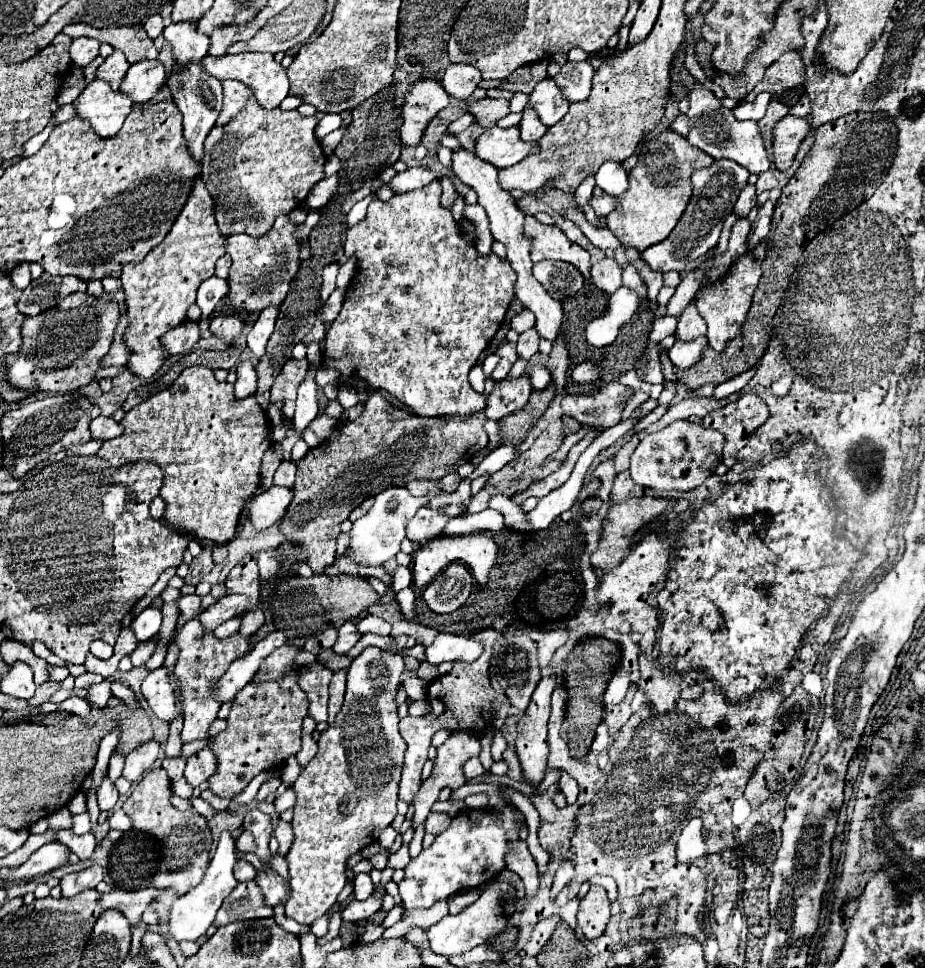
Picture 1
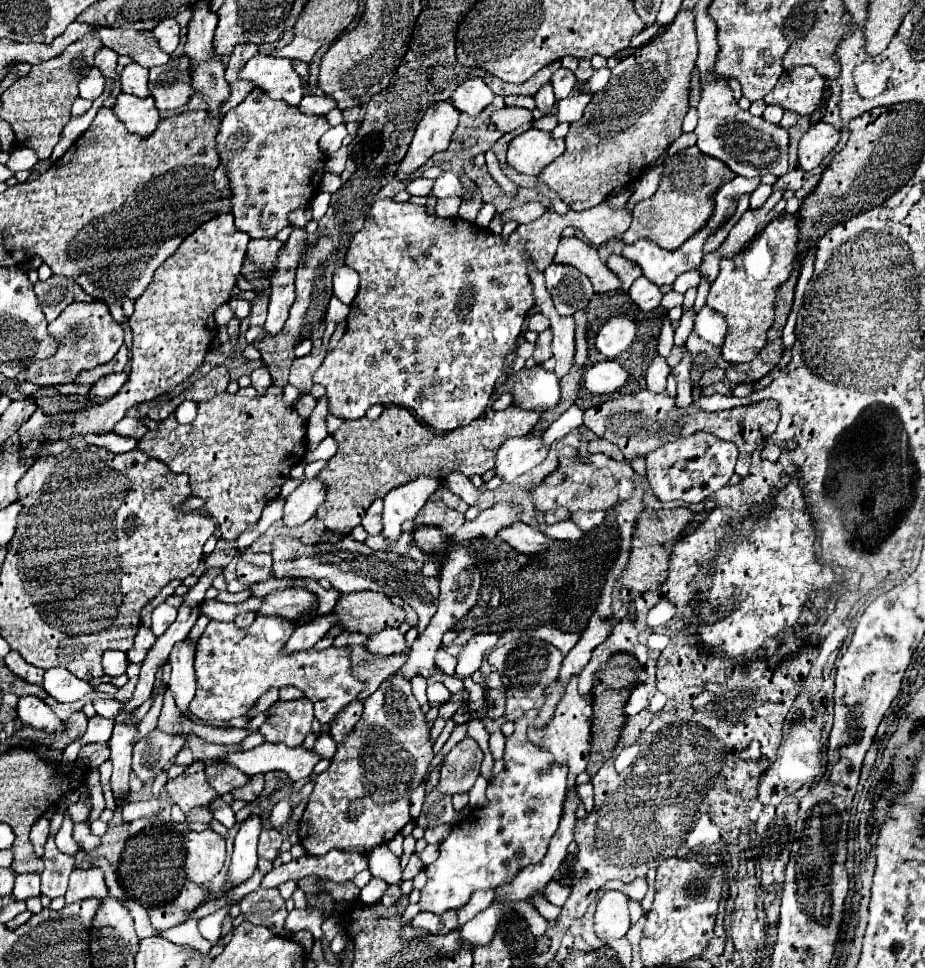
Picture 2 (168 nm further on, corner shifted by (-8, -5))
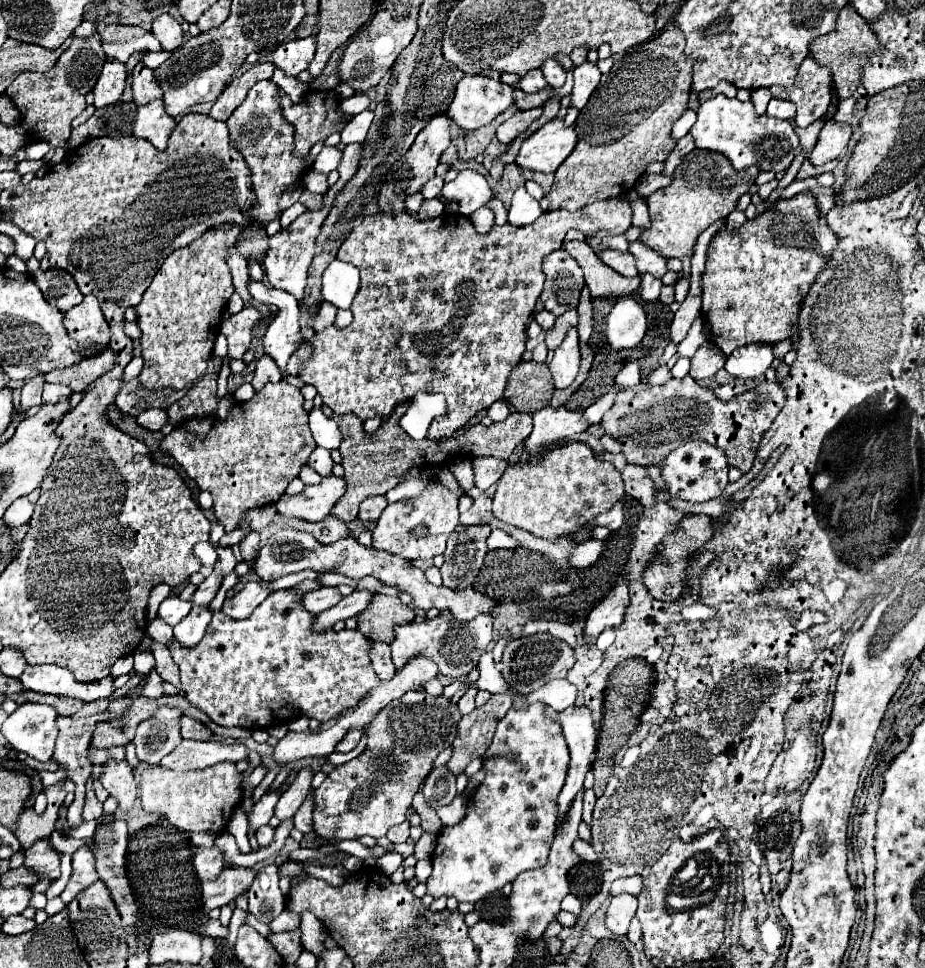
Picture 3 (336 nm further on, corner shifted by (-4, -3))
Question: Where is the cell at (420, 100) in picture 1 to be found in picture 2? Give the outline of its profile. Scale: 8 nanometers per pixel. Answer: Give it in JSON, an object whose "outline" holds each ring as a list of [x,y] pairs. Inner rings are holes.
{"outline":[[[448,101],[434,103],[426,111],[424,121],[420,121],[416,127],[410,149],[398,167],[396,177],[400,181],[408,181],[414,171],[422,167],[434,153],[442,153],[448,149],[452,133],[458,125],[458,117],[460,111],[456,111],[456,107],[452,107],[452,103]]]}

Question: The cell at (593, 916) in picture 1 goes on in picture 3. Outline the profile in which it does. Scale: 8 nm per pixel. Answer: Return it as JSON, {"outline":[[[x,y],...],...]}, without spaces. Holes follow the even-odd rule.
{"outline":[[[628,893],[614,895],[608,903],[608,909],[604,915],[604,925],[616,935],[626,935],[634,913],[636,913],[636,897],[628,895]]]}

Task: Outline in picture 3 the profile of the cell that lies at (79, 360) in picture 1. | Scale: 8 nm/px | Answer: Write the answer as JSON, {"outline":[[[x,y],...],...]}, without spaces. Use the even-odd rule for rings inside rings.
{"outline":[[[88,295],[84,301],[70,311],[64,313],[64,325],[68,329],[68,335],[74,337],[74,341],[82,347],[96,345],[110,345],[110,327],[100,311],[100,305],[96,297]]]}

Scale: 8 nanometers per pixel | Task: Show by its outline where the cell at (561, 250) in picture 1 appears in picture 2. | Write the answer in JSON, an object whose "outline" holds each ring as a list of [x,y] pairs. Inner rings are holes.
{"outline":[[[562,237],[554,261],[572,263],[576,269],[588,275],[596,293],[608,293],[608,291],[622,289],[620,279],[612,275],[612,271],[608,271],[608,265],[600,261],[596,249],[578,237]]]}

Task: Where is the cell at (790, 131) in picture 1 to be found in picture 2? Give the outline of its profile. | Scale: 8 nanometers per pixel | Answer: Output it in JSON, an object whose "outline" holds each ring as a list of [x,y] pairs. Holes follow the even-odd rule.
{"outline":[[[814,123],[804,137],[800,139],[800,169],[812,171],[822,163],[822,159],[838,145],[840,141],[840,131],[836,131],[834,125],[830,123]]]}

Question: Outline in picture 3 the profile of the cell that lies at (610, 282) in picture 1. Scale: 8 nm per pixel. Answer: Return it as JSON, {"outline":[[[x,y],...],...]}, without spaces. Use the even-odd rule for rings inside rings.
{"outline":[[[608,249],[608,251],[602,251],[602,253],[600,253],[600,259],[602,259],[608,267],[612,267],[616,273],[620,273],[620,275],[624,275],[624,277],[634,277],[634,275],[638,275],[638,273],[636,273],[634,257],[632,257],[630,253],[622,253],[622,251],[612,251],[612,249]]]}

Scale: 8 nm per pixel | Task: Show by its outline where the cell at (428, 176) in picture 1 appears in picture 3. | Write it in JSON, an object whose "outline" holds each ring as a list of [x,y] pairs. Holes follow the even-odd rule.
{"outline":[[[464,169],[456,175],[456,179],[444,183],[440,197],[446,201],[458,203],[458,211],[468,217],[478,207],[484,207],[488,203],[488,199],[492,197],[492,191],[482,173]]]}

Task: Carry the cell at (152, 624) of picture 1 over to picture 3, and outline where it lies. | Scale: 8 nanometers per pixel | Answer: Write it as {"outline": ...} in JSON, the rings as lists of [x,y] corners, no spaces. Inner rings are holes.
{"outline":[[[172,595],[172,597],[168,597],[168,599],[164,599],[162,603],[160,603],[160,607],[158,607],[158,617],[164,621],[164,623],[168,623],[168,625],[178,625],[180,623],[180,619],[182,617],[186,617],[188,613],[190,613],[190,609],[192,609],[192,605],[188,603],[188,601],[182,601],[182,599],[178,599],[176,595]]]}

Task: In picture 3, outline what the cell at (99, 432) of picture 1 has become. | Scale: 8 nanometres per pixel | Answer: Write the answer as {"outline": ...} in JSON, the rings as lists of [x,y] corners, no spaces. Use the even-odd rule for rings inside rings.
{"outline":[[[146,409],[136,417],[136,423],[150,431],[160,431],[160,427],[166,423],[166,411],[164,409]]]}

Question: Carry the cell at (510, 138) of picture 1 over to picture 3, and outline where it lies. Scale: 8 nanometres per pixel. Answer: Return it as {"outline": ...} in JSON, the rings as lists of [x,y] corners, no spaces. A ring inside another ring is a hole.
{"outline":[[[552,119],[524,139],[516,157],[516,165],[530,171],[554,173],[560,161],[572,153],[576,141],[574,127],[566,127],[564,121]]]}

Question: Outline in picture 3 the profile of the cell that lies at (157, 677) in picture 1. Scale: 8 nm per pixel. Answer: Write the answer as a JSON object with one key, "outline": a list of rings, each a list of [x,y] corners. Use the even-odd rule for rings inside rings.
{"outline":[[[194,607],[188,617],[184,617],[176,627],[174,627],[174,639],[184,647],[190,649],[200,643],[204,637],[204,631],[212,619],[212,613],[208,607]]]}

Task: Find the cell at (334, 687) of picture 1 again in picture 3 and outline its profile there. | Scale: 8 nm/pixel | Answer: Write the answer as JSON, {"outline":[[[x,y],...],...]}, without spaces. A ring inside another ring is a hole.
{"outline":[[[350,729],[344,737],[342,737],[342,741],[336,745],[336,751],[352,751],[356,745],[358,745],[358,741],[360,741],[360,737],[362,737],[362,731],[360,729]]]}

